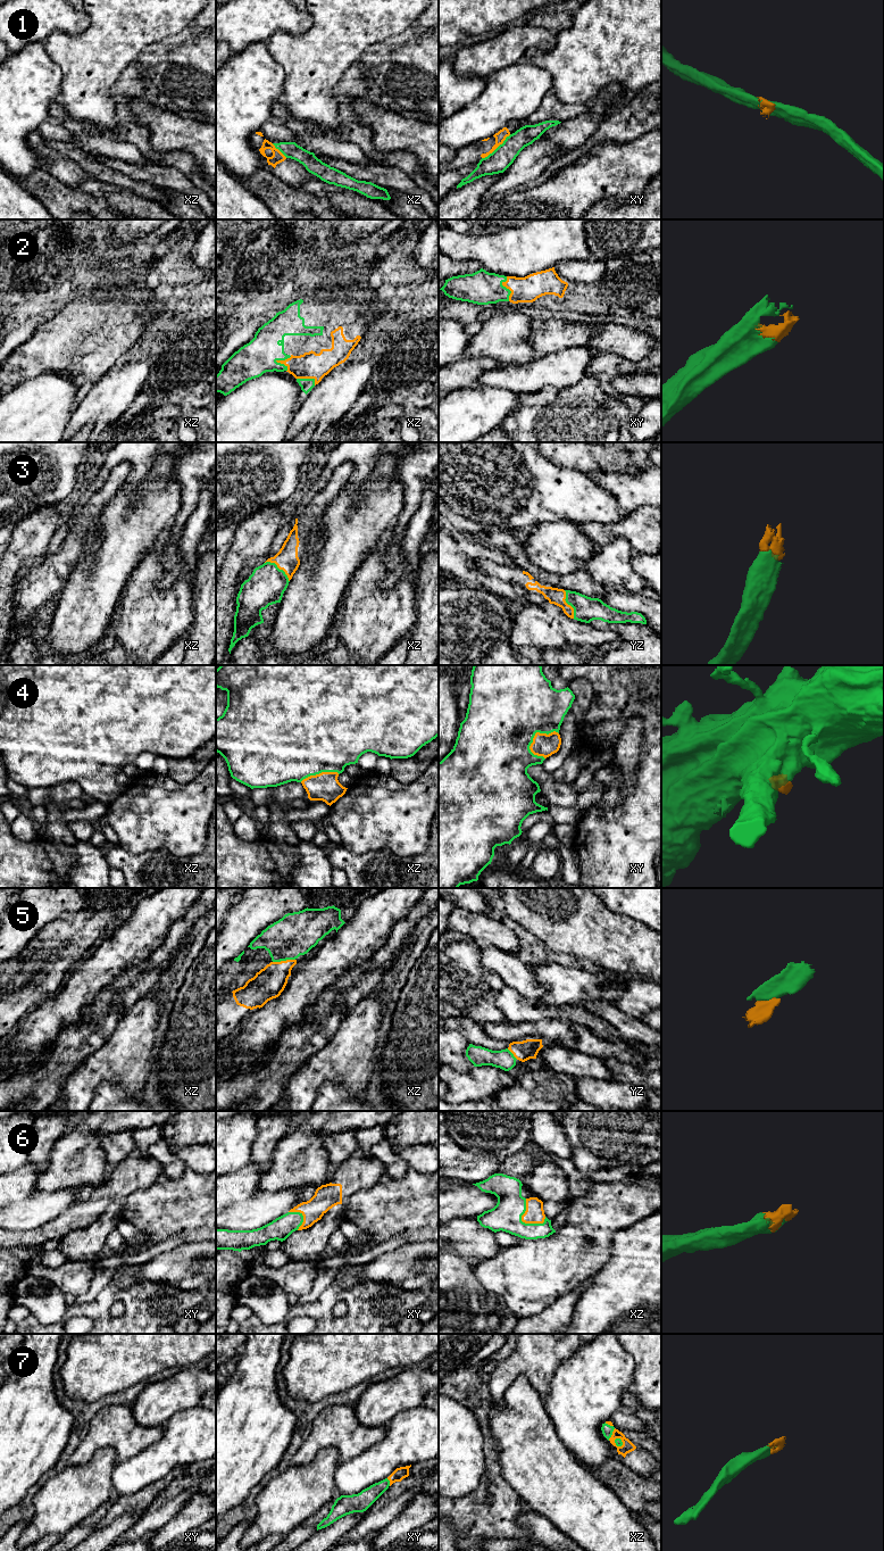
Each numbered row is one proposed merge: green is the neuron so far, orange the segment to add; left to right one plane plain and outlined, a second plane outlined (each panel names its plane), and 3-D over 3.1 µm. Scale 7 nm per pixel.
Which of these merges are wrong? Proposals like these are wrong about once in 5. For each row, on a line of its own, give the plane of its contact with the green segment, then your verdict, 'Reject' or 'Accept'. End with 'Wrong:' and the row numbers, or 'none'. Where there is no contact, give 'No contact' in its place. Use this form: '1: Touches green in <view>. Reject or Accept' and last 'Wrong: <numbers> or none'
1: Touches green in xy. Reject
2: Touches green in xz. Accept
3: Touches green in xz. Accept
4: Touches green in xy. Accept
5: Touches green in xz. Accept
6: Touches green in xz. Accept
7: Touches green in xz. Accept
Wrong: 1

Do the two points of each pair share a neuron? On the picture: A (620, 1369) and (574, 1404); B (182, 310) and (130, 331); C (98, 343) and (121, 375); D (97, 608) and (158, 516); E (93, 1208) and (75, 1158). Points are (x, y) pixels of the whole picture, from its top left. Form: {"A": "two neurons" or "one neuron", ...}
{"A": "one neuron", "B": "two neurons", "C": "two neurons", "D": "one neuron", "E": "two neurons"}

